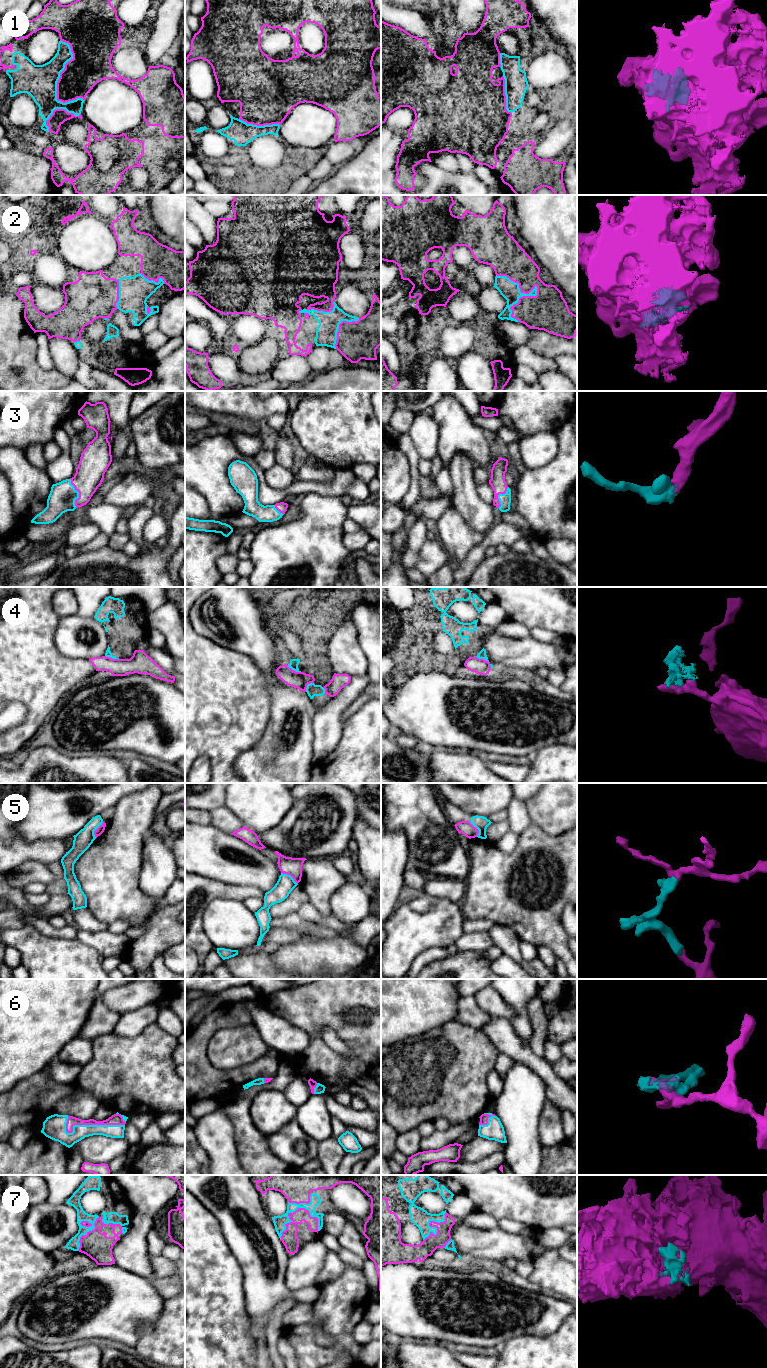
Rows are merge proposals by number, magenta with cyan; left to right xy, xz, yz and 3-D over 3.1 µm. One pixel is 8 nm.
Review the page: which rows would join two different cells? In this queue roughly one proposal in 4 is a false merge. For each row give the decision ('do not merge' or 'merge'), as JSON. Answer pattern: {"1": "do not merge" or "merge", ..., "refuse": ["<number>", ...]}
{"1": "merge", "2": "merge", "3": "merge", "4": "do not merge", "5": "do not merge", "6": "merge", "7": "merge", "refuse": ["4", "5"]}

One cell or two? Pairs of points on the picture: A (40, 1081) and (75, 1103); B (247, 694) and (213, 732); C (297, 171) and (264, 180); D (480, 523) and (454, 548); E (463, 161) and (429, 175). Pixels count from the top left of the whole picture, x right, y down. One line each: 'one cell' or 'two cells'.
A: two cells
B: one cell
C: one cell
D: two cells
E: two cells

